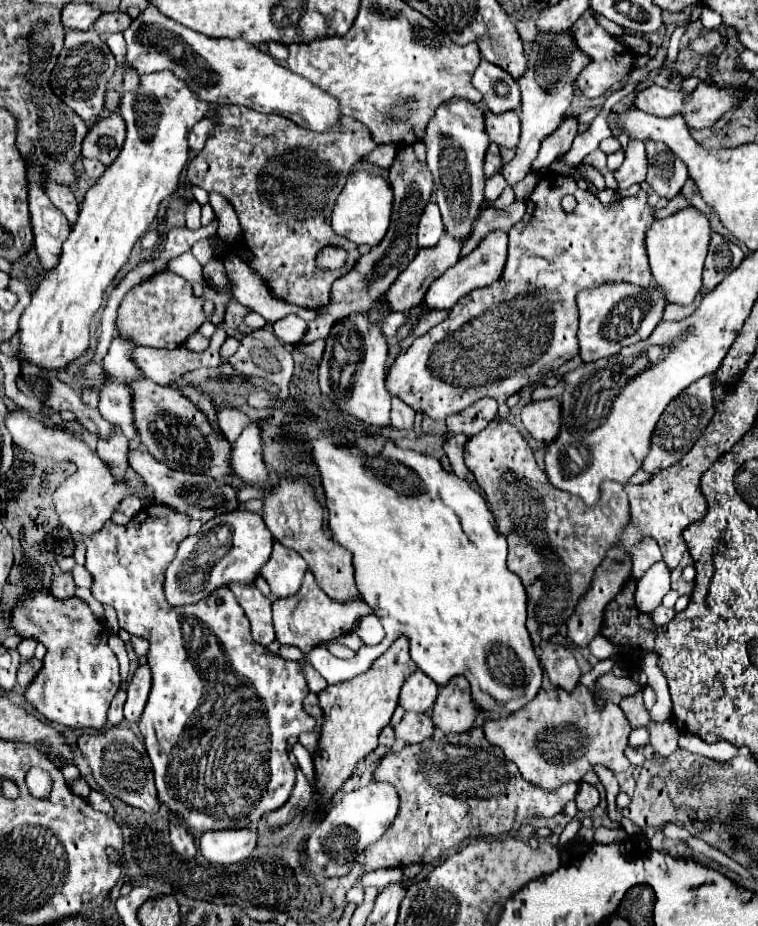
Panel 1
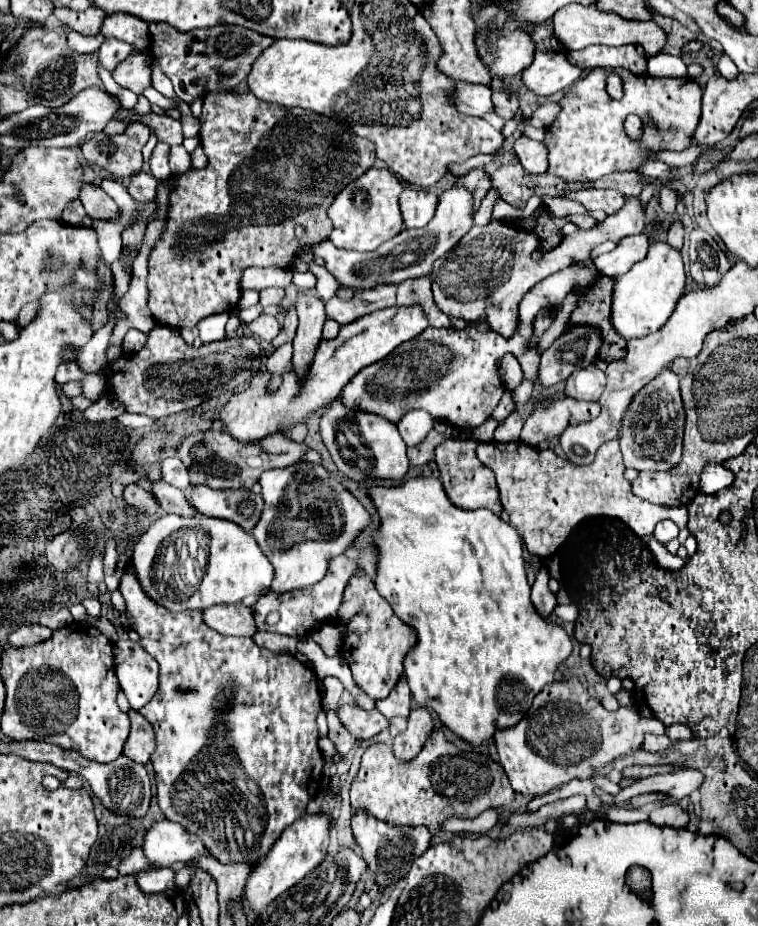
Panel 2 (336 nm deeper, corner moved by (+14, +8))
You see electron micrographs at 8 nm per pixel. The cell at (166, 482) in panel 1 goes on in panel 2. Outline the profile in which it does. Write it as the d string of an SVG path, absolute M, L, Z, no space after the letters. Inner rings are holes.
M192 486L192 494L186 496L186 500L190 502L190 506L196 508L198 514L204 516L214 516L214 518L224 518L224 520L232 520L238 526L242 526L244 530L252 530L254 524L258 522L260 514L262 514L262 496L250 492L250 490L214 490L208 486Z

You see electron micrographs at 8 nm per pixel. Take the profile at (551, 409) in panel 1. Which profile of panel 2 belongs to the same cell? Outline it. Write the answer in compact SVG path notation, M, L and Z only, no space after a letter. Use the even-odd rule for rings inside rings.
M574 398L554 400L544 404L542 400L532 402L532 412L524 422L520 440L536 446L542 440L560 436L568 426L590 422L600 414L598 402L580 402Z

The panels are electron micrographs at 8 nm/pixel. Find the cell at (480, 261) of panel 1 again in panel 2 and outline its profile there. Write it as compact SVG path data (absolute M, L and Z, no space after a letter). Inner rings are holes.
M420 304L394 306L394 308L366 314L342 326L334 340L322 340L318 344L318 354L314 358L314 364L310 364L310 374L306 376L306 382L302 382L302 386L294 382L294 374L290 374L290 366L284 372L282 386L274 394L266 392L266 384L270 376L256 374L248 390L242 390L232 396L232 400L220 412L220 420L226 424L226 430L242 442L256 442L262 440L262 436L276 434L280 432L282 424L298 424L310 412L328 406L340 394L340 390L352 380L352 376L356 376L362 368L382 360L398 344L418 336L426 328L428 328L428 320Z

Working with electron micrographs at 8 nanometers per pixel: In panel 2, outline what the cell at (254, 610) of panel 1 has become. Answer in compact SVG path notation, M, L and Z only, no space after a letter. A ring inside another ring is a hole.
M242 602L234 606L210 606L204 610L204 620L210 628L226 636L254 636L256 632L252 610Z

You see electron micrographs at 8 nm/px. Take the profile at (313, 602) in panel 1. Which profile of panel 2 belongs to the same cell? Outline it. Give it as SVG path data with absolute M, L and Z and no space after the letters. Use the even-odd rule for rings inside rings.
M340 554L334 560L330 560L328 572L318 584L314 584L310 588L290 590L286 594L276 594L274 590L264 592L252 608L258 630L286 634L286 636L300 638L300 640L308 638L322 622L334 620L338 616L338 606L342 604L342 592L356 570L358 570L358 564L352 562L346 554Z

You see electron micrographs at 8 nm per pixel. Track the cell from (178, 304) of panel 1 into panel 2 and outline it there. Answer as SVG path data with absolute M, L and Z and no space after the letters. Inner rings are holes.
M208 92L204 96L204 106L202 106L202 114L200 114L200 146L204 150L204 154L208 156L208 166L202 170L190 170L186 176L174 178L172 180L172 192L170 192L170 210L168 210L168 220L166 220L166 232L162 234L162 238L156 242L156 246L152 248L152 254L148 258L148 308L152 312L152 318L158 324L166 324L168 328L174 330L182 330L182 328L194 328L202 318L210 316L210 314L220 314L220 312L228 312L232 310L238 303L241 296L241 288L239 285L240 274L244 268L248 266L258 266L258 268L292 268L292 260L298 256L300 248L314 248L316 244L328 240L328 236L332 234L332 222L326 216L326 210L330 208L332 200L336 198L336 194L340 190L344 190L346 184L350 184L352 180L356 180L358 176L362 176L372 164L374 164L374 144L366 138L358 138L350 126L336 122L332 118L326 118L322 114L310 112L310 110L302 110L302 108L286 108L286 106L278 106L272 102L264 102L260 98L256 98L252 92ZM296 226L304 226L306 236L302 236L302 240L298 240L294 236L294 228Z

